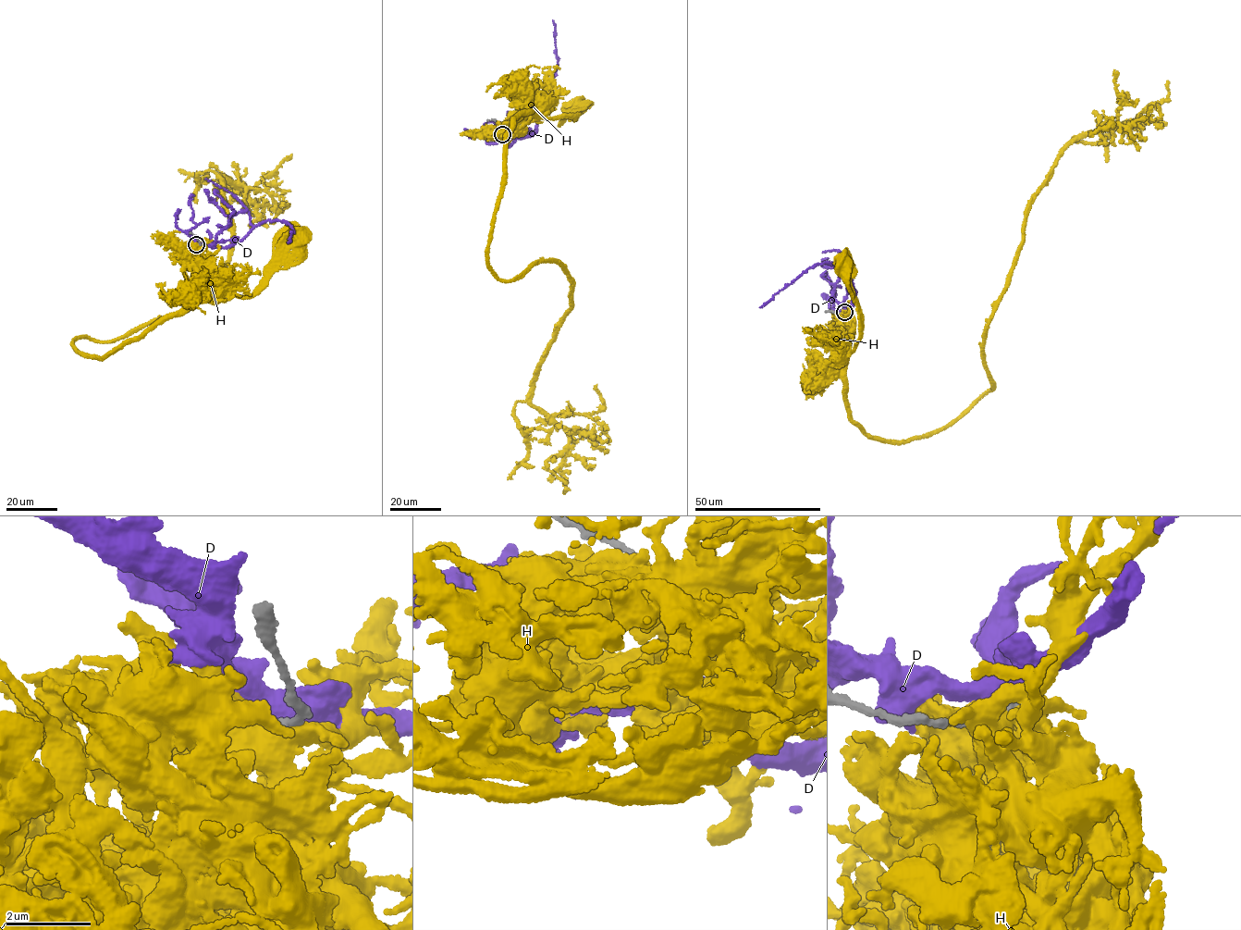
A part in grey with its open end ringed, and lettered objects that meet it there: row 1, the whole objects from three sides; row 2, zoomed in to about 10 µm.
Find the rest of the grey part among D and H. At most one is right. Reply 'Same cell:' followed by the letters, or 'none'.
Same cell: none

